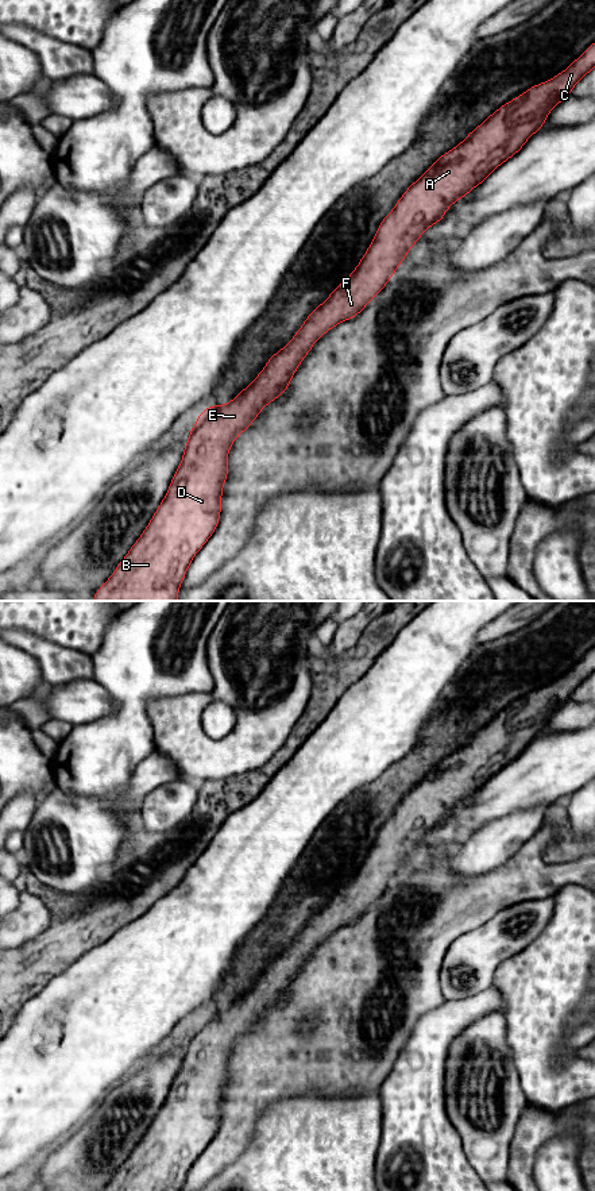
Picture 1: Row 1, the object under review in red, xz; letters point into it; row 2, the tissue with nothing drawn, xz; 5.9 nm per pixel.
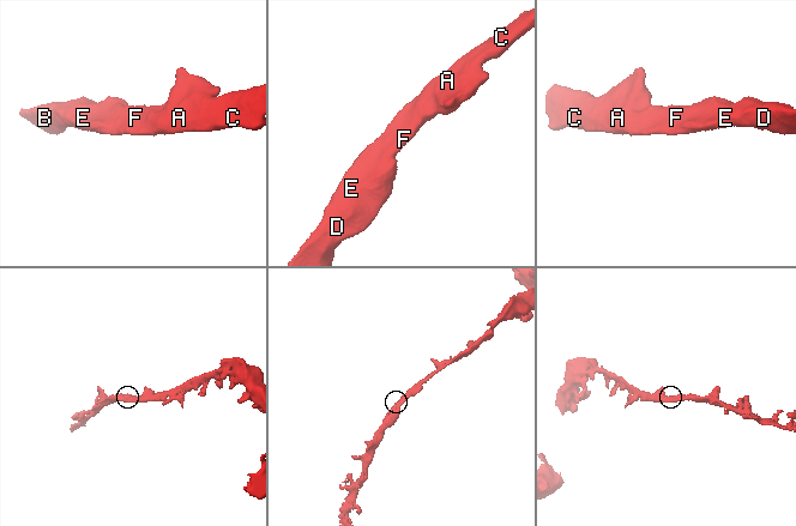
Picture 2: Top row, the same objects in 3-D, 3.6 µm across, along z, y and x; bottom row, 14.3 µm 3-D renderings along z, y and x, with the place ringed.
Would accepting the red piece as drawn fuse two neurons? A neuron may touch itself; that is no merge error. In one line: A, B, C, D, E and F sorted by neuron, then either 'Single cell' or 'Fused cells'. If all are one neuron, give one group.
Groups: A B C D E F. Single cell

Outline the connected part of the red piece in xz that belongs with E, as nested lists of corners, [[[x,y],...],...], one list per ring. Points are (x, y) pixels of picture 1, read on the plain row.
[[[595,647],[565,675],[542,689],[530,691],[498,713],[406,794],[391,817],[380,826],[376,840],[356,874],[321,910],[312,916],[291,947],[270,961],[264,974],[232,1006],[208,1011],[198,1020],[165,1103],[140,1142],[101,1191],[181,1191],[193,1163],[219,1130],[223,1091],[228,1082],[228,1057],[232,1048],[254,1028],[267,1009],[287,995],[290,984],[316,945],[341,926],[358,921],[387,890],[421,840],[443,825],[453,808],[479,791],[494,774],[517,759],[528,744],[545,729],[549,717],[571,701],[573,691],[594,672]]]

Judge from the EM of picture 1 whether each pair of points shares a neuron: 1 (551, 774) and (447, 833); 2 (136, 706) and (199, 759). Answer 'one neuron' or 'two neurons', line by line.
1: one neuron
2: two neurons

